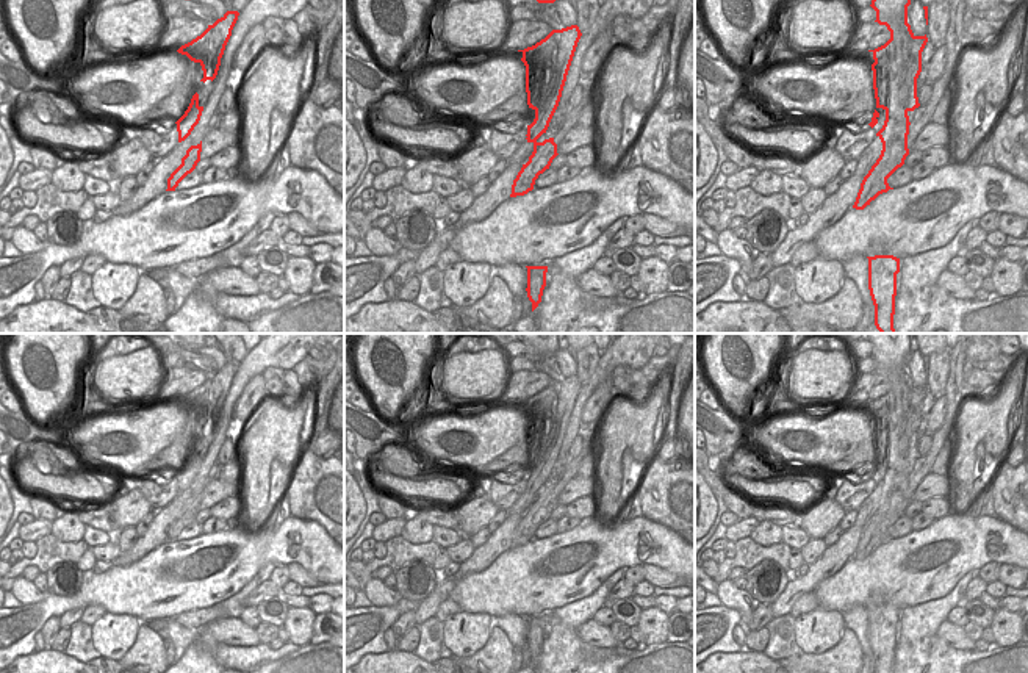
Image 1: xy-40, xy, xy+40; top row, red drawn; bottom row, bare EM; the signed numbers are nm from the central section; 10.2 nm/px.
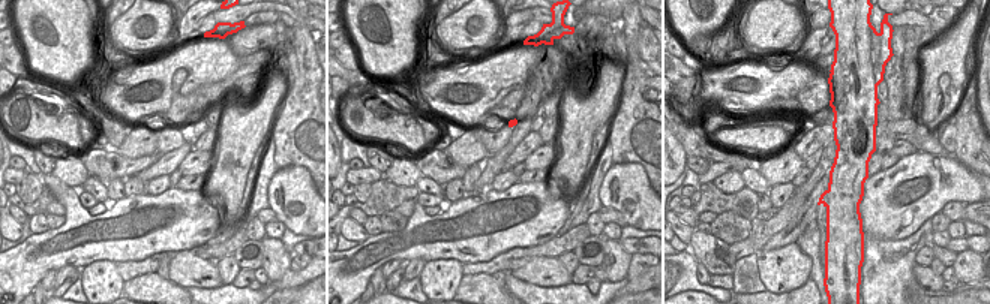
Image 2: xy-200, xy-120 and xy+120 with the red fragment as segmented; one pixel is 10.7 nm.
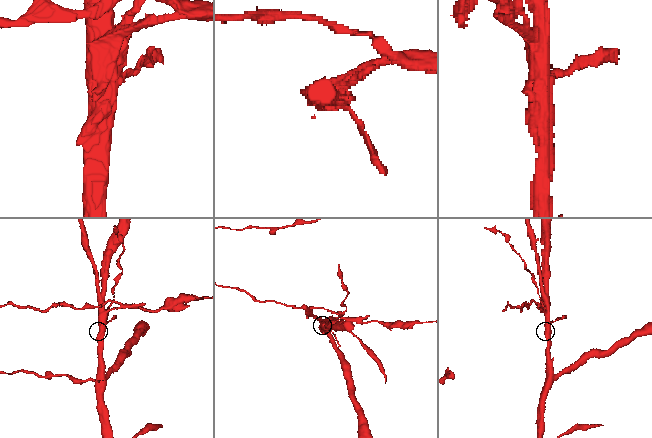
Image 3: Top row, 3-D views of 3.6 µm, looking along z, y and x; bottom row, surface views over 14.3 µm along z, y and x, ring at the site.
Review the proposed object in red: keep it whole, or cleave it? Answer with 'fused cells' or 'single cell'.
fused cells

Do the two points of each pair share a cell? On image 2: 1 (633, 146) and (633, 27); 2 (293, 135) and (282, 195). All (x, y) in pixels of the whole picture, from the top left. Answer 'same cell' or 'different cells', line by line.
1: same cell
2: different cells

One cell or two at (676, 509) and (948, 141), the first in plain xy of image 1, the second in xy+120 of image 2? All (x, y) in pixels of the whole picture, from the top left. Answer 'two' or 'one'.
two

